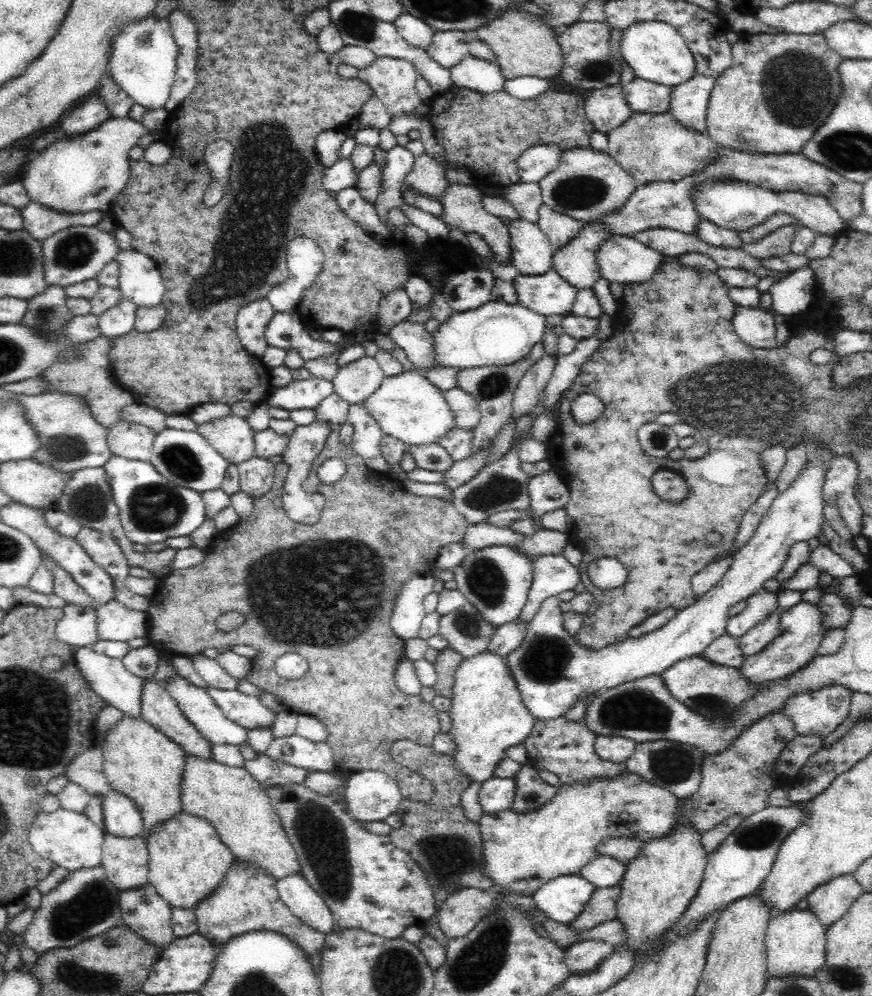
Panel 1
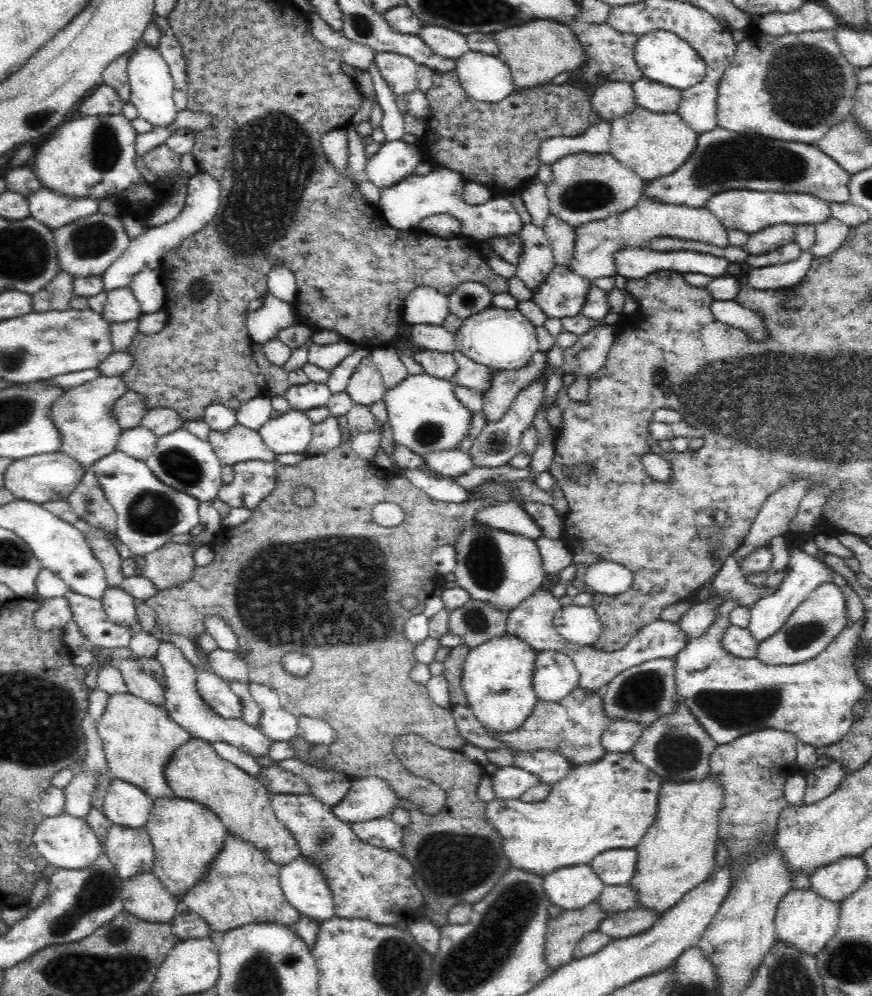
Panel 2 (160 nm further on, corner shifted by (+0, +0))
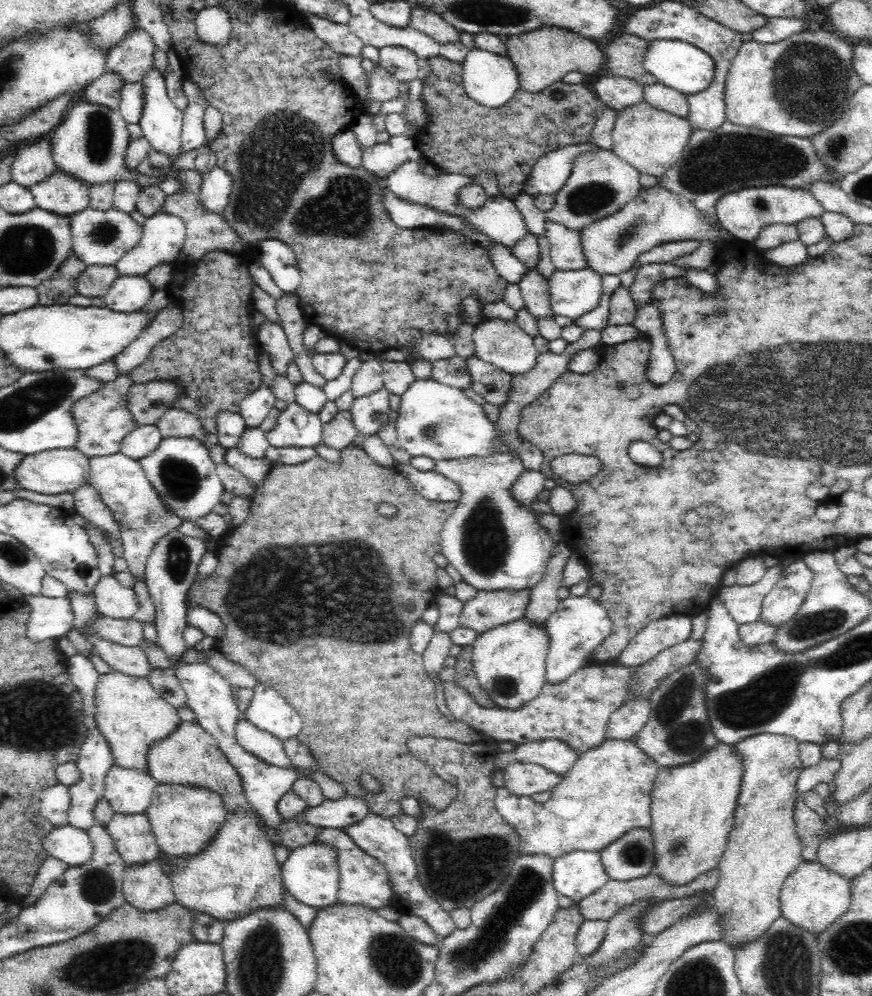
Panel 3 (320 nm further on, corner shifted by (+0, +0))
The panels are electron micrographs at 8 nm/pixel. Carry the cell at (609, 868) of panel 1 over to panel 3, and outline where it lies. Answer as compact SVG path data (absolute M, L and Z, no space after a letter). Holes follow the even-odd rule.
M634 826L601 852L601 859L612 880L629 881L655 872L654 839L650 826Z

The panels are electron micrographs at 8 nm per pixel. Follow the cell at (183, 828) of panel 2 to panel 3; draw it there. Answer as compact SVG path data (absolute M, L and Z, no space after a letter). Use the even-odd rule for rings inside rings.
M157 784L145 811L150 819L159 851L167 856L188 856L207 848L229 814L222 796L204 787Z

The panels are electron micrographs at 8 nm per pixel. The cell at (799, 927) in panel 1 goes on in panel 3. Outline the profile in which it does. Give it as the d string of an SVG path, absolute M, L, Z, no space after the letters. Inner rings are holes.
M802 860L784 880L779 894L781 914L790 923L802 930L820 934L824 928L832 925L851 903L852 880L830 870L817 860Z

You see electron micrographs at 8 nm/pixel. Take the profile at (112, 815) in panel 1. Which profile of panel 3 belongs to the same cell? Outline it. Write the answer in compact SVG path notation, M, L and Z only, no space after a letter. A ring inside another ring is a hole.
M112 764L105 777L104 799L110 802L115 814L144 813L157 784L150 772Z

